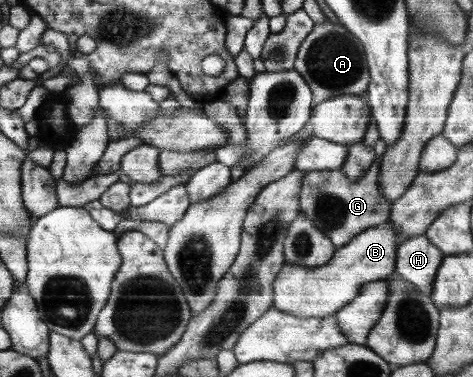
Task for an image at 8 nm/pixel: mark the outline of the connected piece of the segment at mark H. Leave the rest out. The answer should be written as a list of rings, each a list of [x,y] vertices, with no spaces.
[[[423,233],[404,241],[398,248],[395,275],[414,284],[422,294],[432,295],[432,286],[446,254]]]

